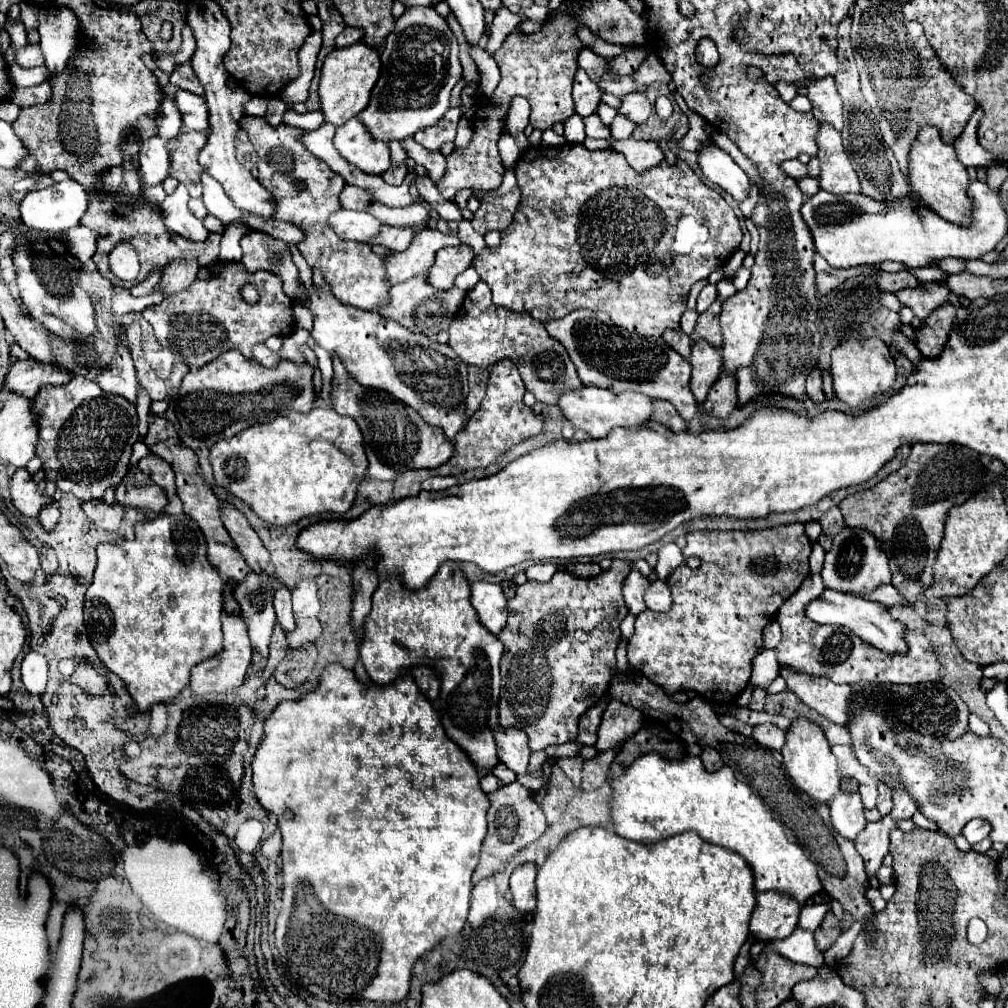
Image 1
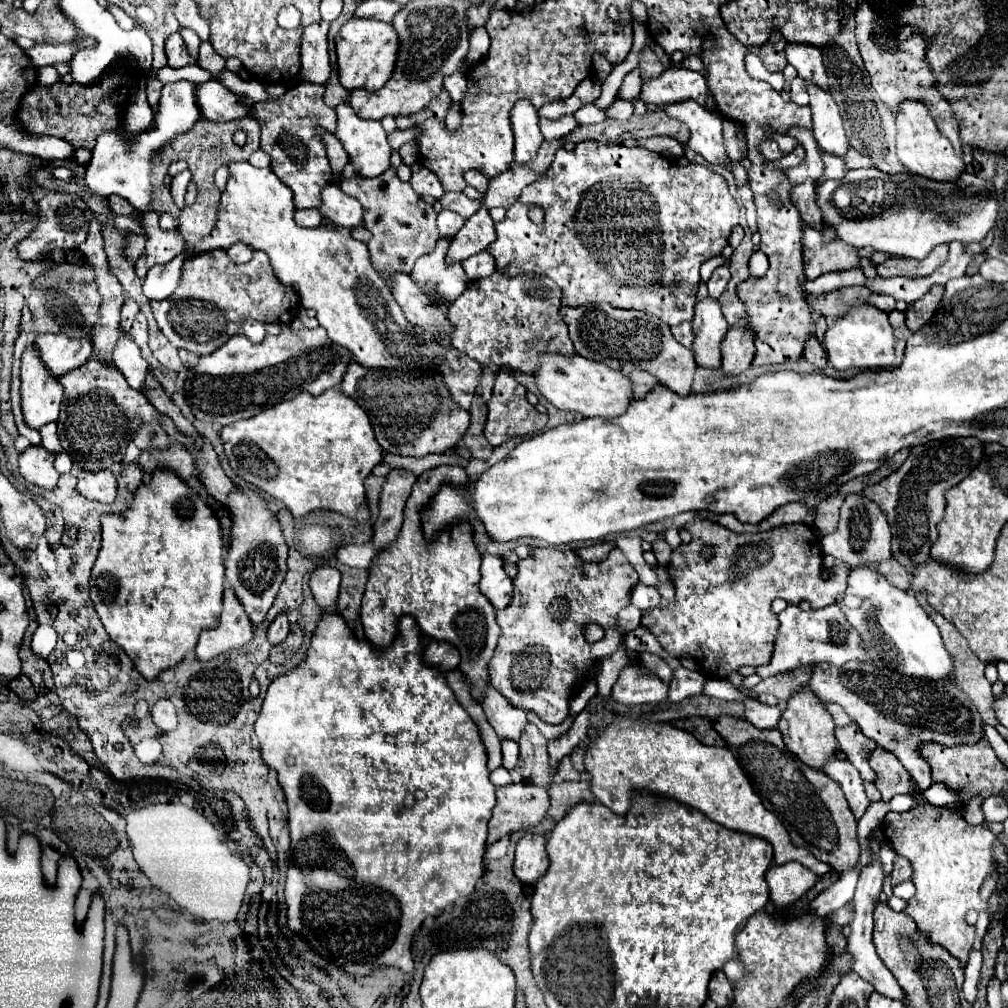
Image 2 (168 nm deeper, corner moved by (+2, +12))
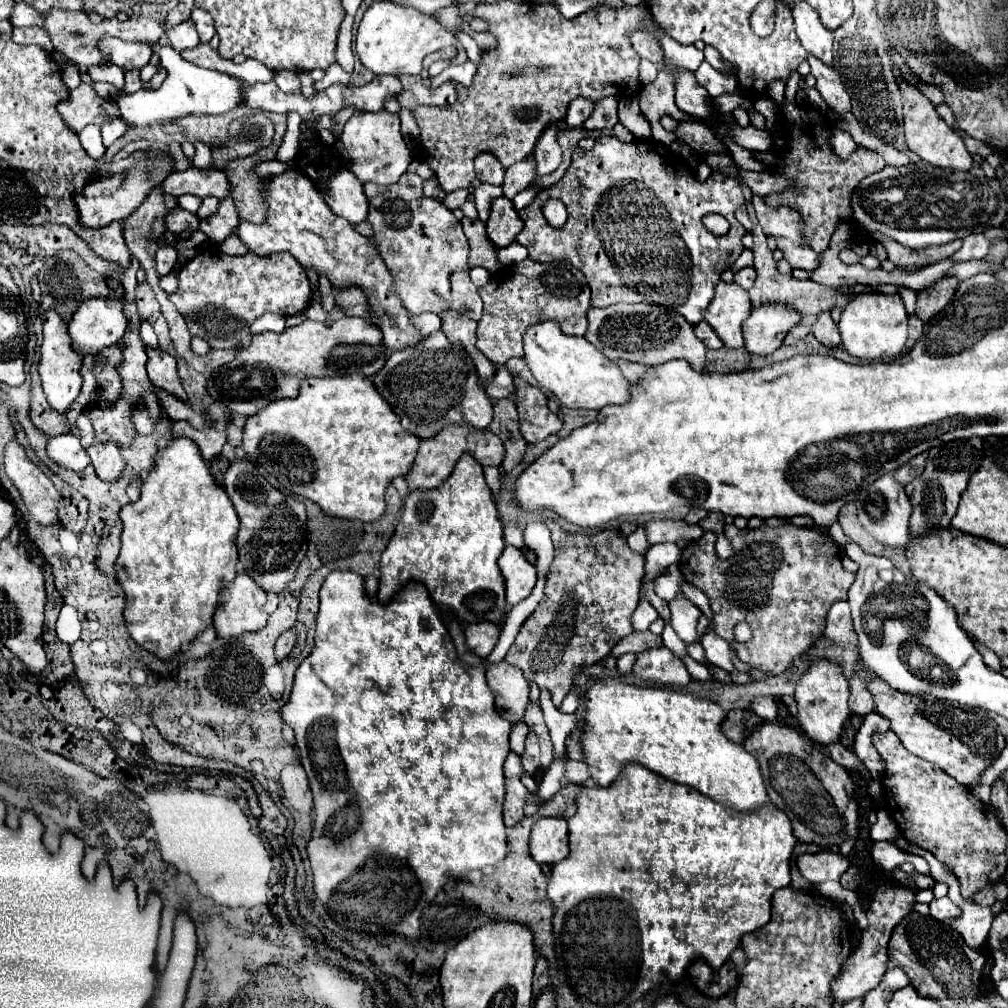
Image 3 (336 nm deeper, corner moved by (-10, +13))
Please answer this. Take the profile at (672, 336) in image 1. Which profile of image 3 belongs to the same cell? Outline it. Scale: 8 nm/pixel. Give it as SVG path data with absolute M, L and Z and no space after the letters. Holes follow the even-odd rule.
M705 320L695 326L695 336L697 336L707 348L711 348L711 350L717 350L717 348L723 346L723 342L717 338L717 334L713 332L713 328L711 328Z

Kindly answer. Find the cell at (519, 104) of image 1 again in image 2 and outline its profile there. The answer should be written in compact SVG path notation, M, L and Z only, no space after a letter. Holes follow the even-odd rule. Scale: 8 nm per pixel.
M517 101L511 111L511 125L515 133L515 161L529 163L537 157L537 149L543 143L537 109L529 101Z

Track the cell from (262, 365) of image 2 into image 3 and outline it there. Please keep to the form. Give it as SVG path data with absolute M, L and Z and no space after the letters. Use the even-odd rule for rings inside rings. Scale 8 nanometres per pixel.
M345 316L337 322L311 322L305 320L297 326L285 328L281 334L263 332L255 334L249 346L243 346L229 364L223 364L211 374L215 384L215 402L235 416L255 416L273 400L293 398L305 378L333 378L351 372L361 372L373 378L383 368L391 352L381 344L381 332L365 318Z

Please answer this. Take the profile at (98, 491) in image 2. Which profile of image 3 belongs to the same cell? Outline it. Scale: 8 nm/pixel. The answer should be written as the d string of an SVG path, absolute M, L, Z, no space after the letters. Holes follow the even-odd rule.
M91 444L87 448L95 474L105 482L117 482L123 476L125 462L115 444Z

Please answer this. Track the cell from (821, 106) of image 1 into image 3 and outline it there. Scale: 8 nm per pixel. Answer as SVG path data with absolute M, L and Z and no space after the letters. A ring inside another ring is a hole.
M797 4L793 8L793 18L795 18L795 30L797 36L803 44L803 48L819 58L825 64L833 62L831 48L833 48L833 32L829 32L823 24L819 24L817 12L809 8L809 4Z

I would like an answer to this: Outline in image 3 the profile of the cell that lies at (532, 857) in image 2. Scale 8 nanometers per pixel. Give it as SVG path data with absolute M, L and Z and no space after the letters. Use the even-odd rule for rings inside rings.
M541 818L529 838L531 856L537 864L557 864L569 854L567 822L563 818Z

